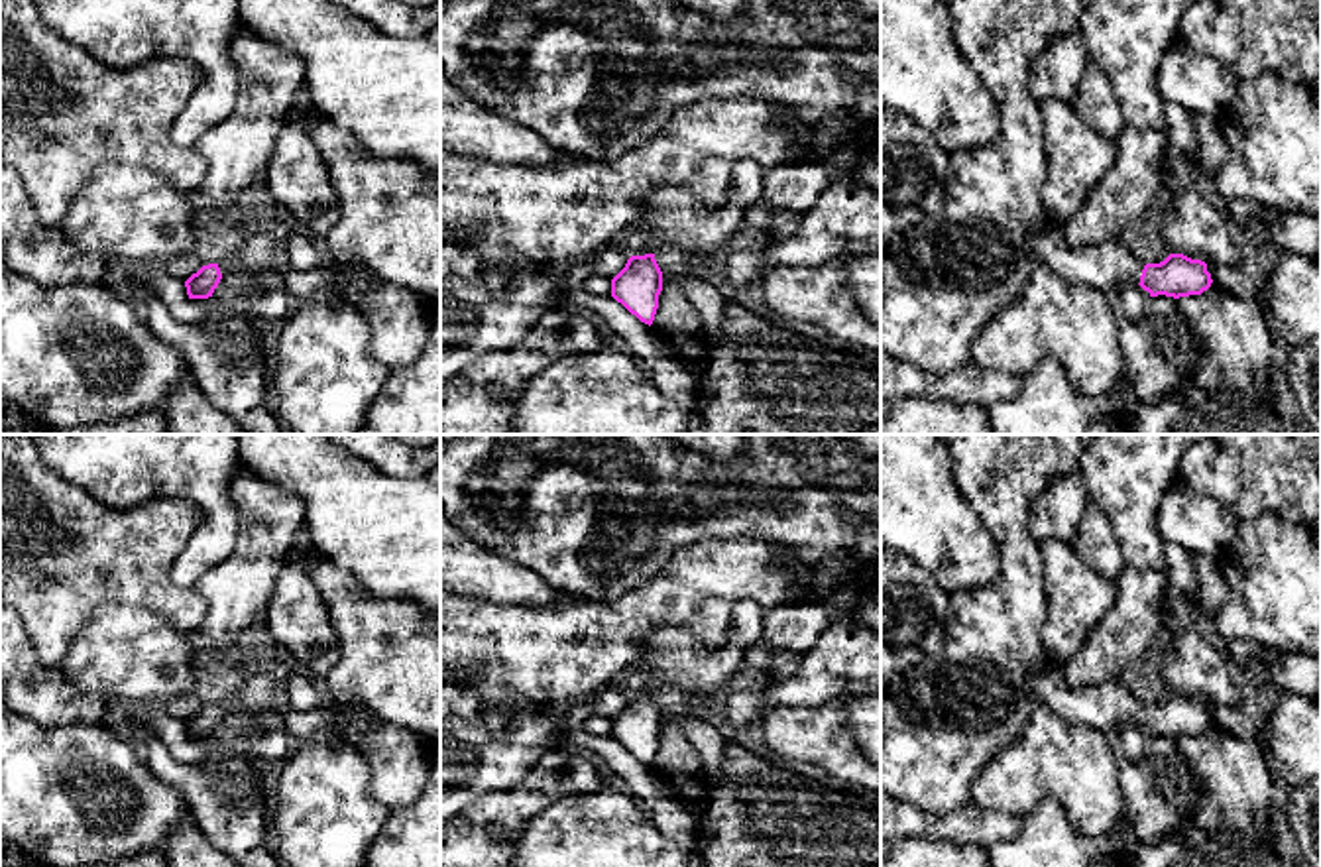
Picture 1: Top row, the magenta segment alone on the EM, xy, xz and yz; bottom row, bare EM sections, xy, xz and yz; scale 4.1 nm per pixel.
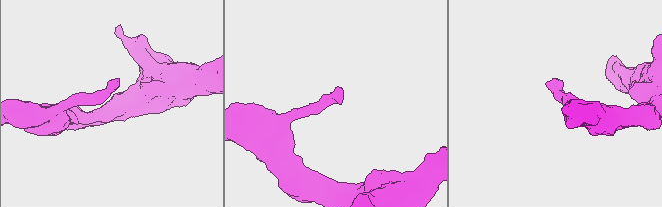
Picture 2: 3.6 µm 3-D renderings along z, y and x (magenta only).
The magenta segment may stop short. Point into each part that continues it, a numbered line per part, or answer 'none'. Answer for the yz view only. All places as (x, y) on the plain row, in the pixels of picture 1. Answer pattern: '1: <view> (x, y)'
1: yz (1105, 706)

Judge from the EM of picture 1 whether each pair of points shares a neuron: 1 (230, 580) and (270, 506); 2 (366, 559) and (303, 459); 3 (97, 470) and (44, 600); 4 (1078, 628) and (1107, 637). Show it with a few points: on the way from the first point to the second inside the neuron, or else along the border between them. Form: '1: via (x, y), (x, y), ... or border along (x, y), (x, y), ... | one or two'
1: via (250, 563), (274, 531), (274, 525) | one
2: via (366, 533), (366, 525), (329, 484) | one
3: border along (48, 468), (109, 508), (128, 510), (132, 506) | two
4: border along (1115, 592), (1115, 604), (1086, 643), (1062, 665) | two

